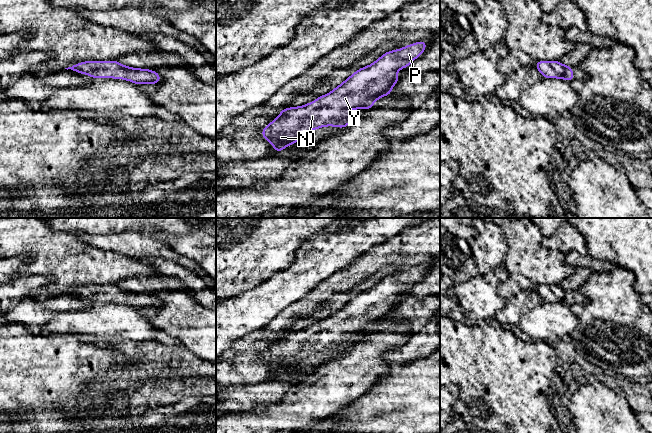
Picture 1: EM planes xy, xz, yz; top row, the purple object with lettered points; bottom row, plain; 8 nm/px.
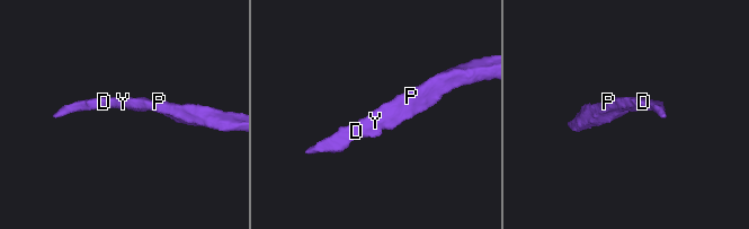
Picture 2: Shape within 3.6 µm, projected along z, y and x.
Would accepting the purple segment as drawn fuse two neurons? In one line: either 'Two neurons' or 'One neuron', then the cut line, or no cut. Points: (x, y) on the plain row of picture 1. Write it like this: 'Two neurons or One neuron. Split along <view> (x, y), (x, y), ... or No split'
One neuron. No split

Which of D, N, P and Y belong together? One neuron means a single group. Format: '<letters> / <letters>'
D N P Y

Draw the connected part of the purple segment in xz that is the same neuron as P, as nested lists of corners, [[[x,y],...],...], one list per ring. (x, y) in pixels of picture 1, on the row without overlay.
[[[425,265],[399,274],[388,275],[373,288],[357,294],[332,316],[314,326],[295,332],[285,332],[267,351],[261,354],[277,376],[317,352],[345,352],[353,346],[349,333],[370,333],[380,321],[391,319],[391,312],[401,303],[396,296],[409,291],[426,273]]]

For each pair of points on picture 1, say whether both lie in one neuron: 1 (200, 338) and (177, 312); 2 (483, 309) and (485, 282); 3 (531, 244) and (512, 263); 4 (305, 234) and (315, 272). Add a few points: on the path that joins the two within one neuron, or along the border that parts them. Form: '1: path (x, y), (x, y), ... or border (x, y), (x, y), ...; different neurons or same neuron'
1: path (199, 330), (185, 319); same neuron
2: path (483, 302), (483, 289); same neuron
3: path (526, 247), (517, 258); same neuron
4: border (328, 230), (304, 241), (297, 250), (293, 260); different neurons

